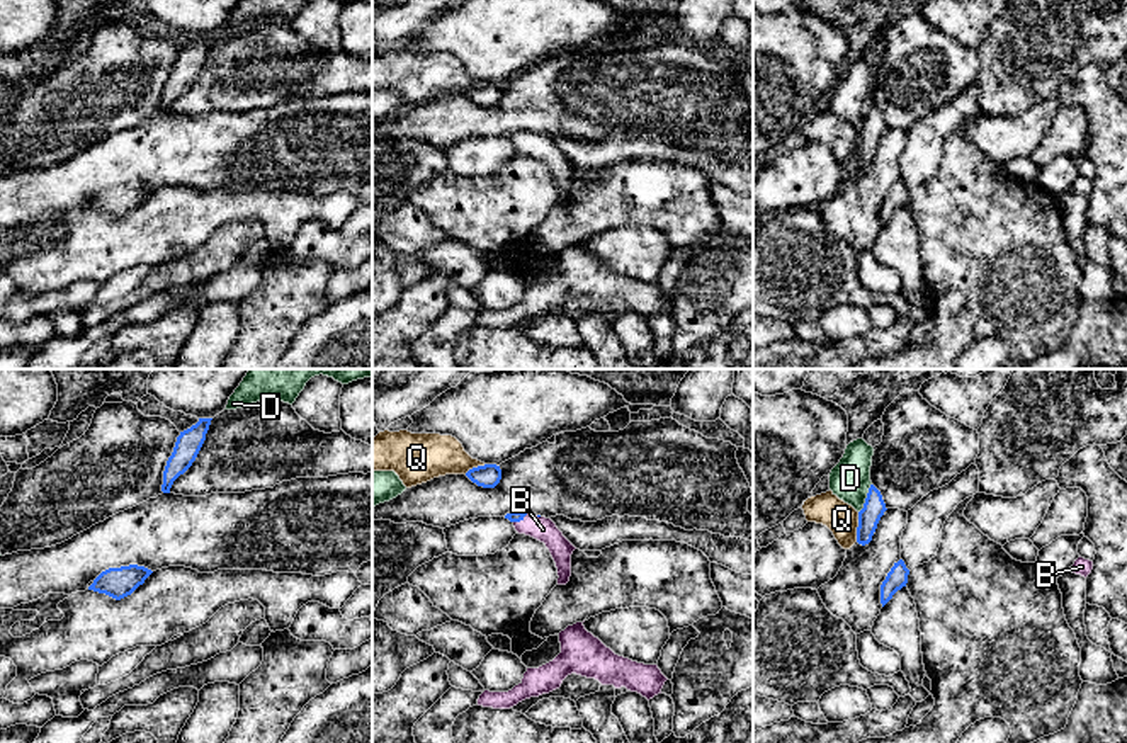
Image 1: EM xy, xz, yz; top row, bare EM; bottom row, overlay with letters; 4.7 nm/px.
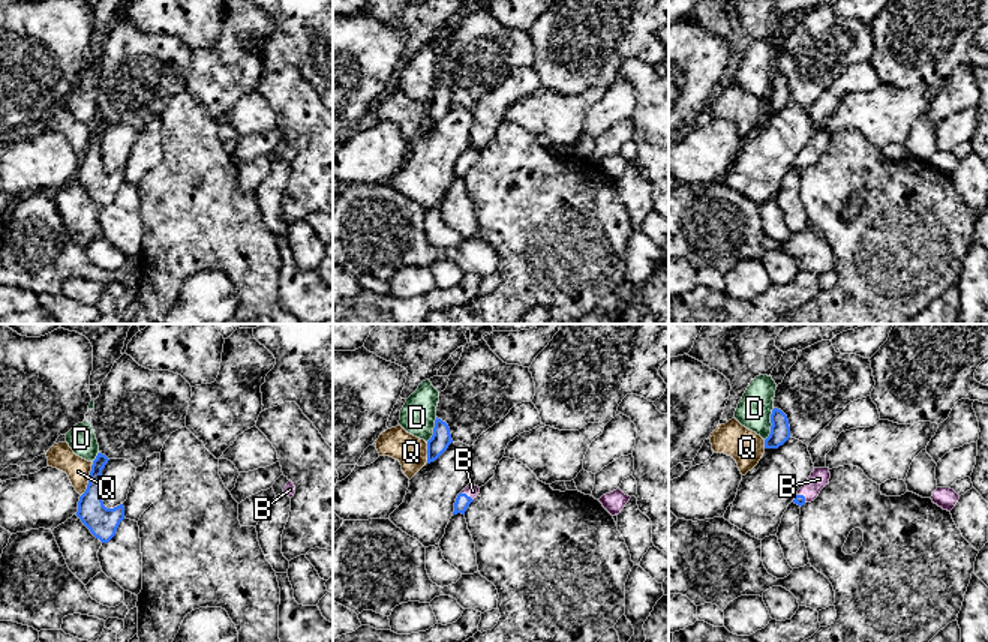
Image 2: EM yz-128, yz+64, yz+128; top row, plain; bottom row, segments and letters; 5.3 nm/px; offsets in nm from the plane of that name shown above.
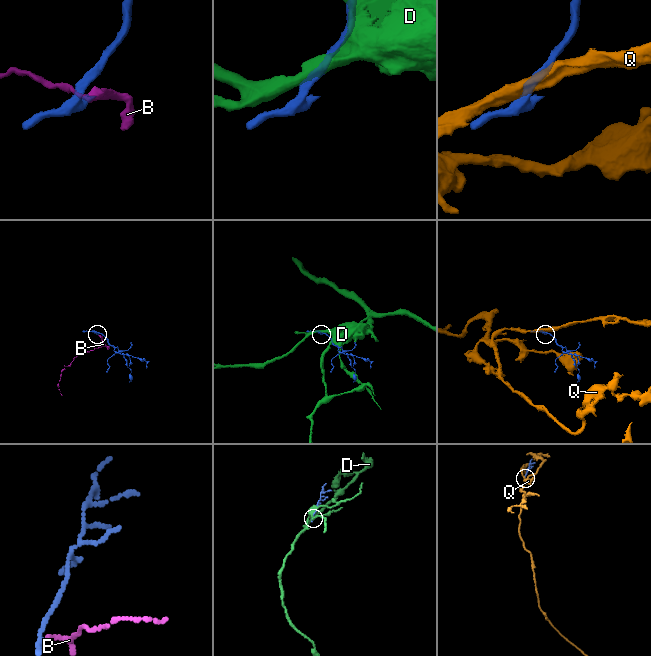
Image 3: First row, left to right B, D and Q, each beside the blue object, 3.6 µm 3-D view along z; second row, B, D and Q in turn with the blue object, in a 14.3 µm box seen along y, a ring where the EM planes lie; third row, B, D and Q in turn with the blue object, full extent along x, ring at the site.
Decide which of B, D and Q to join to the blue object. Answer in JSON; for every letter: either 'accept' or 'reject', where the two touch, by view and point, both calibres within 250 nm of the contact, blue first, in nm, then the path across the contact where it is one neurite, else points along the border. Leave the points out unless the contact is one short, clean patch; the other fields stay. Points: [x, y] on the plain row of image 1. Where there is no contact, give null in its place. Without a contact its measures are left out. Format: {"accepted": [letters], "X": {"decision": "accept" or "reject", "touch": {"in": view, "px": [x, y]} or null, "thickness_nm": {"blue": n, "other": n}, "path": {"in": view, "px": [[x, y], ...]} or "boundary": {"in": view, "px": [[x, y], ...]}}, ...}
{"accepted": ["B"], "B": {"decision": "accept", "touch": {"in": "xz", "px": [521, 138]}, "thickness_nm": {"blue": 50, "other": 120}, "path": {"in": "xz", "px": [[514, 135], [521, 138], [543, 148]]}}, "D": {"decision": "reject", "touch": {"in": "yz", "px": [866, 118]}, "thickness_nm": {"blue": 110, "other": 190}}, "Q": {"decision": "reject", "touch": {"in": "yz", "px": [857, 147]}, "thickness_nm": {"blue": 110, "other": 160}}}

